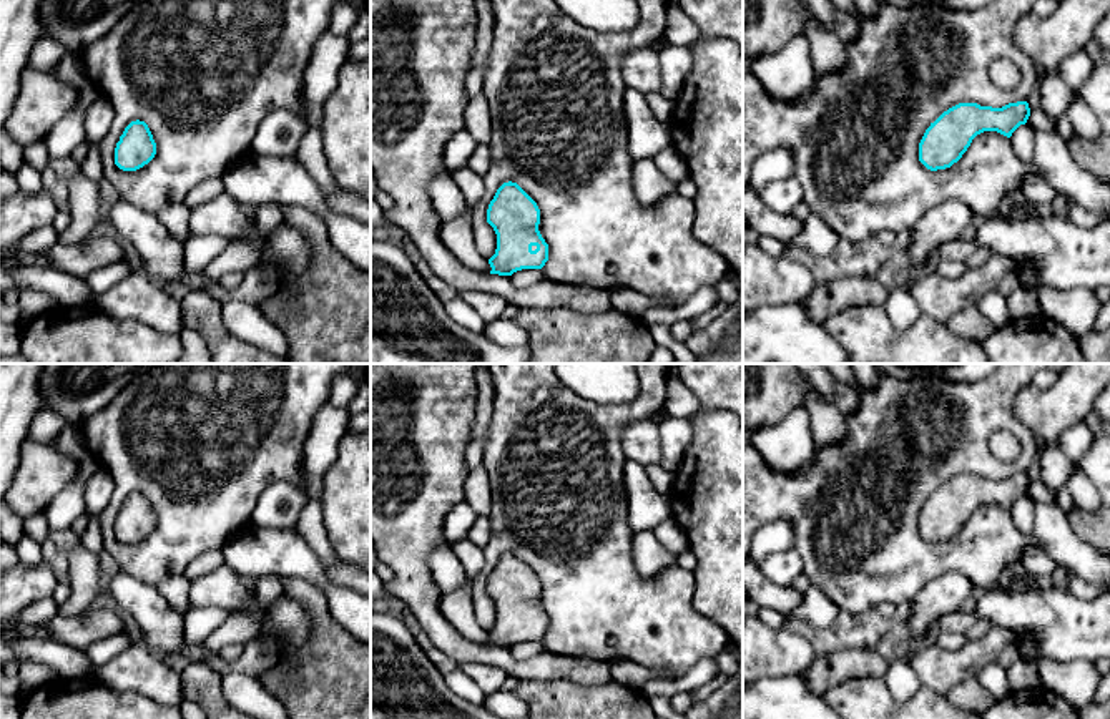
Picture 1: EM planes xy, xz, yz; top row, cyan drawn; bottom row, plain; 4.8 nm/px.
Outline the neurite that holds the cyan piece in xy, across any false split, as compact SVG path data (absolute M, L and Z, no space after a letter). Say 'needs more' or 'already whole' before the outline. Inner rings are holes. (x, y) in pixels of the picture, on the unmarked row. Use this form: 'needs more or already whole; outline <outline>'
already whole; outline M131 493L115 520L115 536L123 543L136 543L156 526L156 515L145 493Z

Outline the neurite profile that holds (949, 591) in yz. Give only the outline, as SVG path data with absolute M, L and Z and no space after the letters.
M944 573L926 583L914 596L909 616L901 619L906 648L926 644L929 626L944 614L972 603L975 589L975 584L960 573Z

